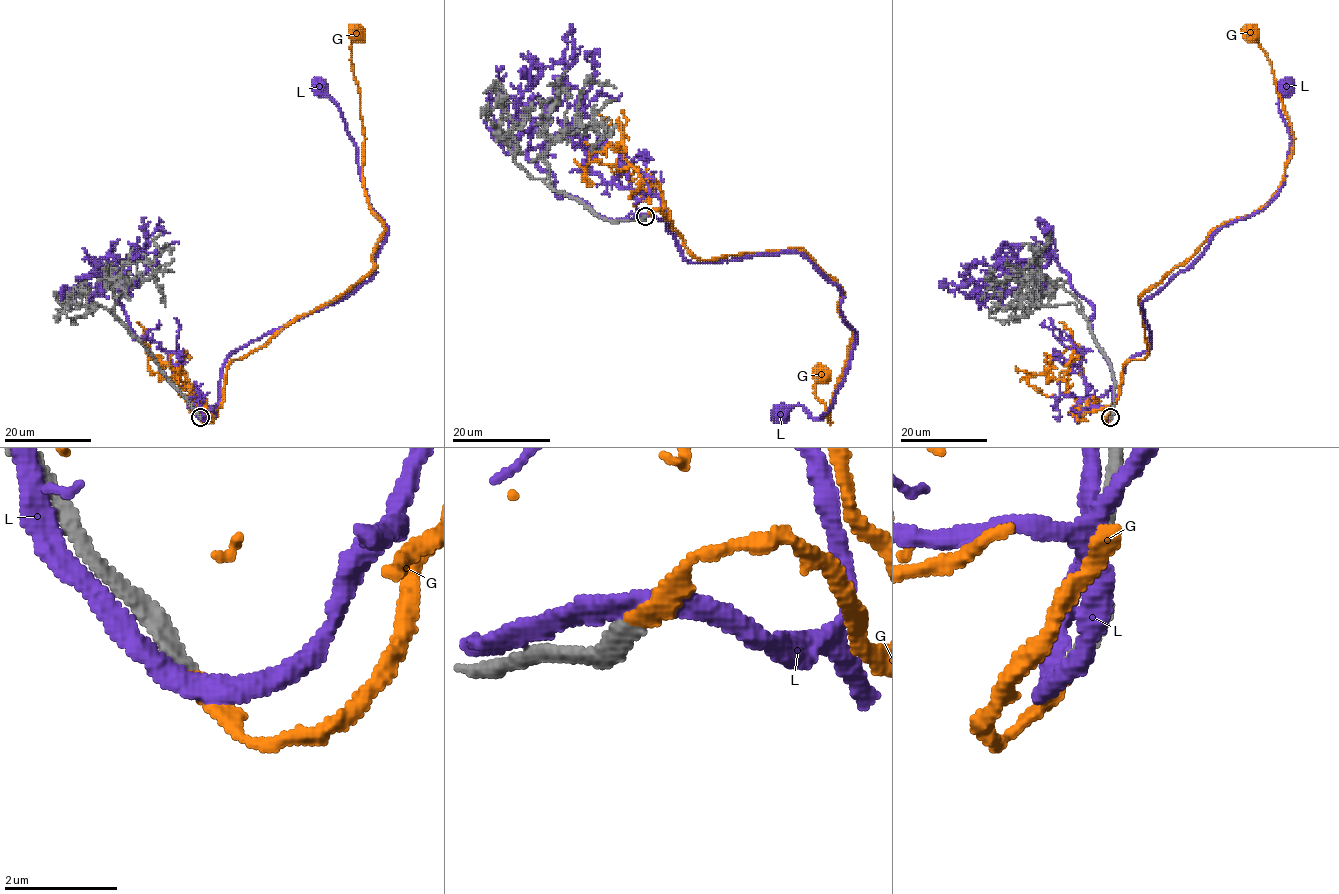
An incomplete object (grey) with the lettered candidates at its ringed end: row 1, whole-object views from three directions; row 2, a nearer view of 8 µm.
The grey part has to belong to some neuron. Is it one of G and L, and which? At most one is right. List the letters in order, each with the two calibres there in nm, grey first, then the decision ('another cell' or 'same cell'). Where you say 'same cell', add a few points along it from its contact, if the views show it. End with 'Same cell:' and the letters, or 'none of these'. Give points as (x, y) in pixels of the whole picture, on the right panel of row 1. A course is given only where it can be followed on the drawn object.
G: 280/260 nm | same cell | via (1110, 418), (1123, 365), (1148, 353), (1139, 297), (1283, 180), (1294, 135), (1251, 33)
L: 320/320 nm | another cell
Same cell: G

